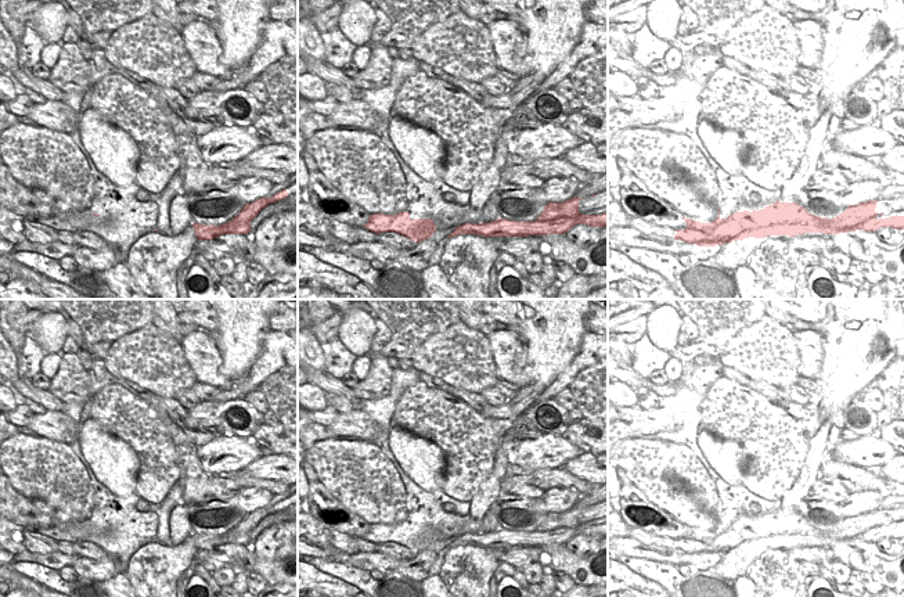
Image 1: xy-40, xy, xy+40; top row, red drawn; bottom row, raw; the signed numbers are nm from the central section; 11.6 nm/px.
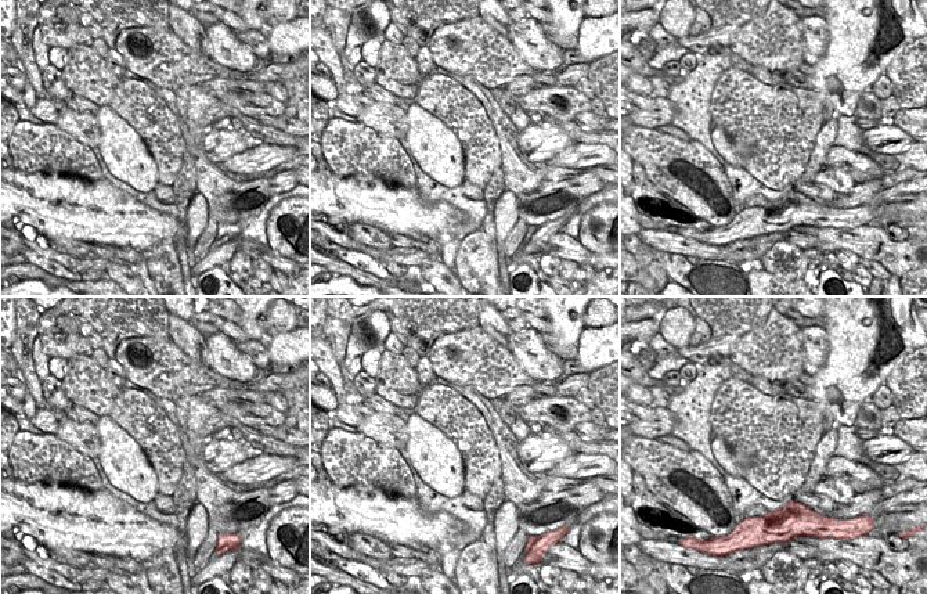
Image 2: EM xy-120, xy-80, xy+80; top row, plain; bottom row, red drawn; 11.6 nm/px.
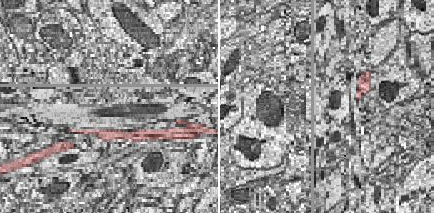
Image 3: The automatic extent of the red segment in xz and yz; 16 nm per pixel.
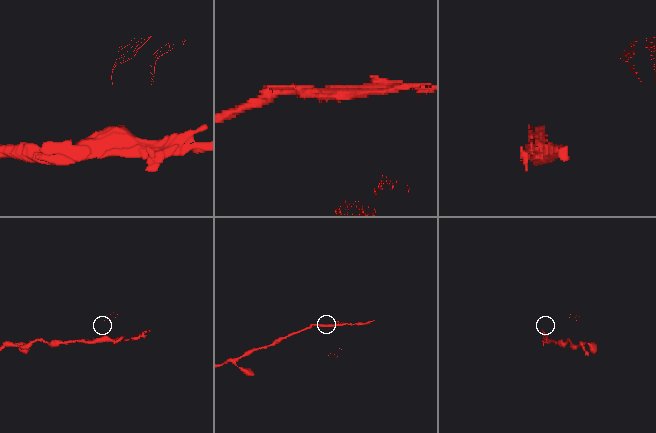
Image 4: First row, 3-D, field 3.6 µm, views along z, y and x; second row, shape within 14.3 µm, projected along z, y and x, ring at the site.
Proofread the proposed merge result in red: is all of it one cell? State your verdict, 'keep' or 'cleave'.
cleave

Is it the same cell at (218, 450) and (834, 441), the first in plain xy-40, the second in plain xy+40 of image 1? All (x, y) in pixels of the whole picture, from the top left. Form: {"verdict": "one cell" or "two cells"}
{"verdict": "two cells"}

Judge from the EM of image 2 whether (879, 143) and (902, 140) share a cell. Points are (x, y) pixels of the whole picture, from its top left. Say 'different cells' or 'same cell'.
same cell

